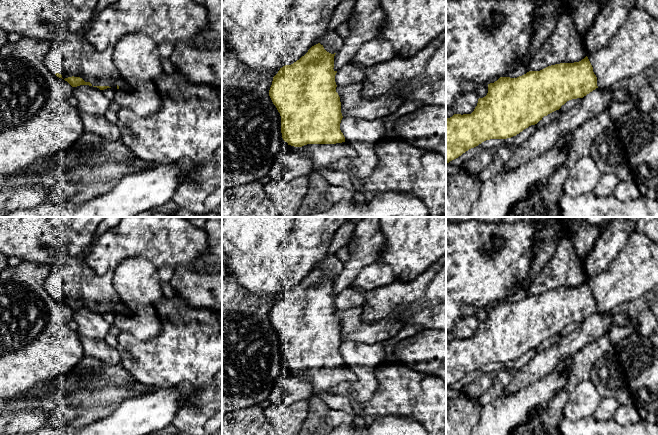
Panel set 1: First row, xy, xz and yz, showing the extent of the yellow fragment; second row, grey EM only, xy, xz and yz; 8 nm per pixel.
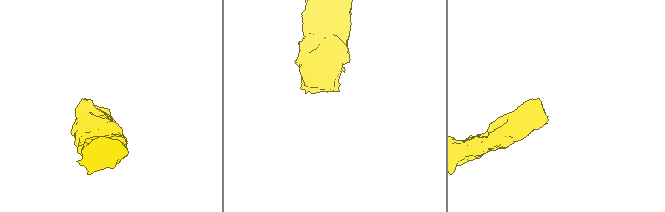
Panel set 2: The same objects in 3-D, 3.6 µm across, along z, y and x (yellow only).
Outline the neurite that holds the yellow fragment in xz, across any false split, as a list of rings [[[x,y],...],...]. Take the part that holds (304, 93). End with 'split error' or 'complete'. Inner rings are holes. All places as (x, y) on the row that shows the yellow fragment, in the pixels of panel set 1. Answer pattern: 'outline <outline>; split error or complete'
outline [[[320,43],[291,65],[285,65],[273,77],[269,96],[281,116],[282,138],[288,143],[287,151],[303,154],[312,160],[309,176],[320,170],[331,170],[333,162],[354,157],[357,152],[345,142],[340,130],[343,118],[341,102],[336,92],[334,56]]]; split error

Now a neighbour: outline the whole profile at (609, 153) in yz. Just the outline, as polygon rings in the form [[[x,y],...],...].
[[[638,109],[623,115],[593,141],[590,156],[601,173],[613,173],[620,181],[632,180],[648,188],[658,187],[658,124]]]

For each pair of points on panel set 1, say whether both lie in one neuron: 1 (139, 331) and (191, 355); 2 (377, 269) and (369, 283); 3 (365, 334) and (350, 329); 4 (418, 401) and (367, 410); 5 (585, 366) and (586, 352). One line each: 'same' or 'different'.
1: different
2: same
3: same
4: same
5: same

